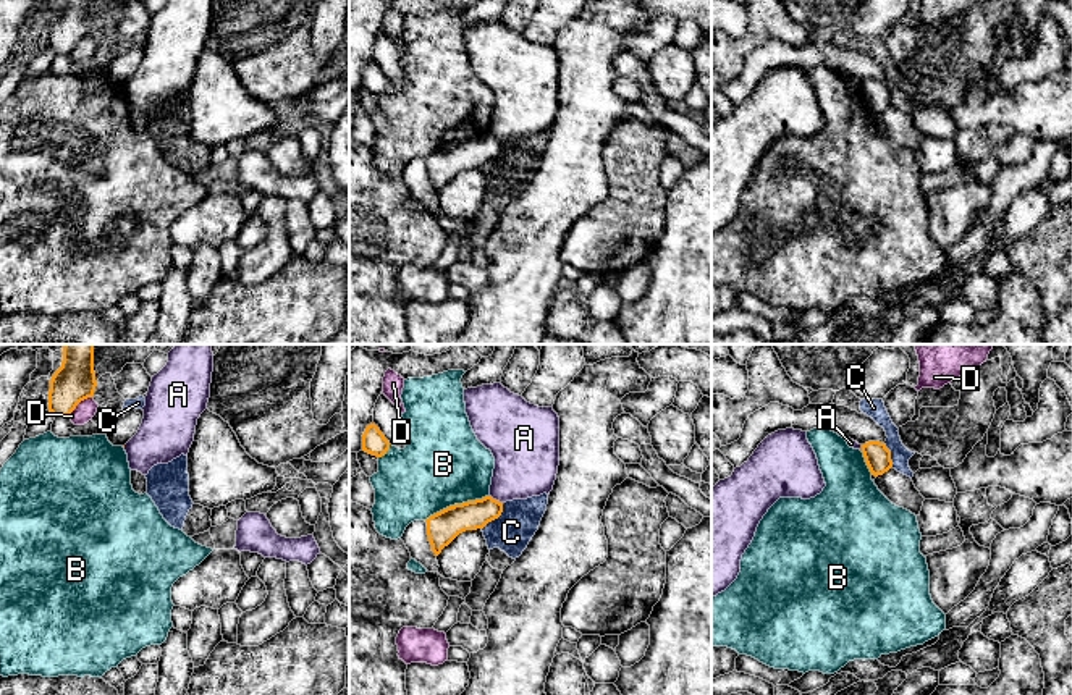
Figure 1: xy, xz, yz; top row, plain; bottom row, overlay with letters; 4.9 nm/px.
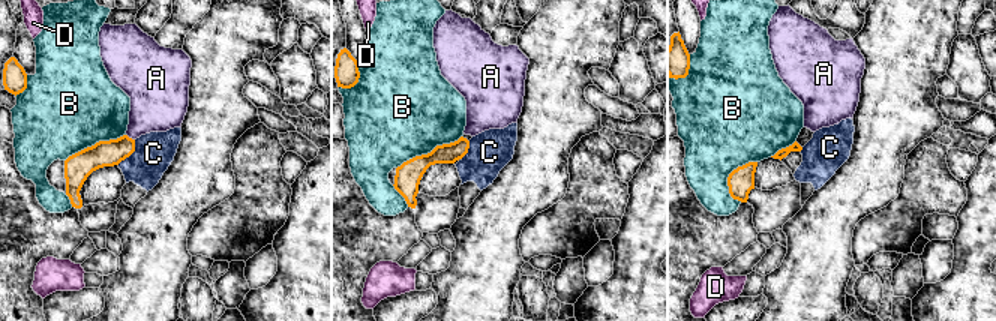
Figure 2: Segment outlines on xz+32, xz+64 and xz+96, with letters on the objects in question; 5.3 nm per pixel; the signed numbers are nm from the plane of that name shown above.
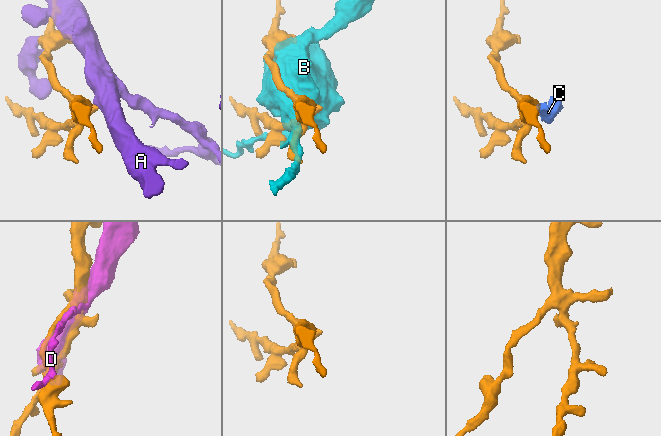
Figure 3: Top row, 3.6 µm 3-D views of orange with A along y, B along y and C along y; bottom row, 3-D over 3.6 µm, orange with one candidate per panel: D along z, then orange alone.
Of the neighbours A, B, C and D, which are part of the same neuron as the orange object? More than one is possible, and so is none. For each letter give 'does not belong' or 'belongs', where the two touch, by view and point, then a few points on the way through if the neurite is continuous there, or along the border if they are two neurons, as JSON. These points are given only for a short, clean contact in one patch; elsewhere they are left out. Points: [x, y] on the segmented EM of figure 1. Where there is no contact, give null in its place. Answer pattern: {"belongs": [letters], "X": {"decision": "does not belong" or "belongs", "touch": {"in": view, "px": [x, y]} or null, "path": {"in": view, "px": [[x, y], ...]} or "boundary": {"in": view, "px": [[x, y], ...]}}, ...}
{"belongs": [], "A": {"decision": "does not belong", "touch": {"in": "xz", "px": [495, 500]}}, "B": {"decision": "does not belong", "touch": {"in": "xz", "px": [456, 505]}}, "C": {"decision": "does not belong", "touch": {"in": "xz", "px": [497, 518]}, "boundary": {"in": "xz", "px": [[503, 503], [503, 511], [482, 529]]}}, "D": {"decision": "does not belong", "touch": {"in": "xy", "px": [80, 401]}}}

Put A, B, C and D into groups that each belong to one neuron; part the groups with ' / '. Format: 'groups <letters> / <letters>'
groups A / B / C / D

